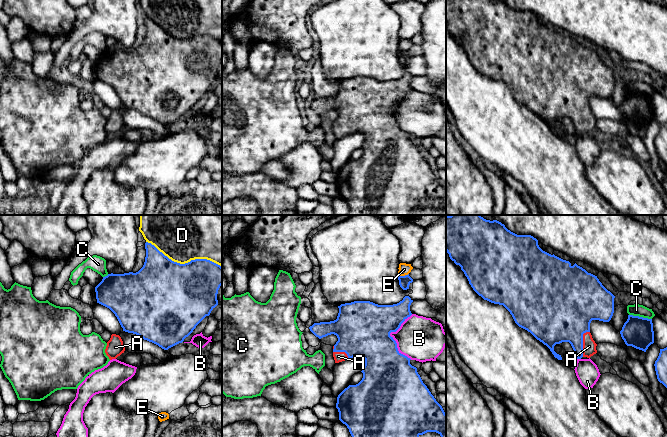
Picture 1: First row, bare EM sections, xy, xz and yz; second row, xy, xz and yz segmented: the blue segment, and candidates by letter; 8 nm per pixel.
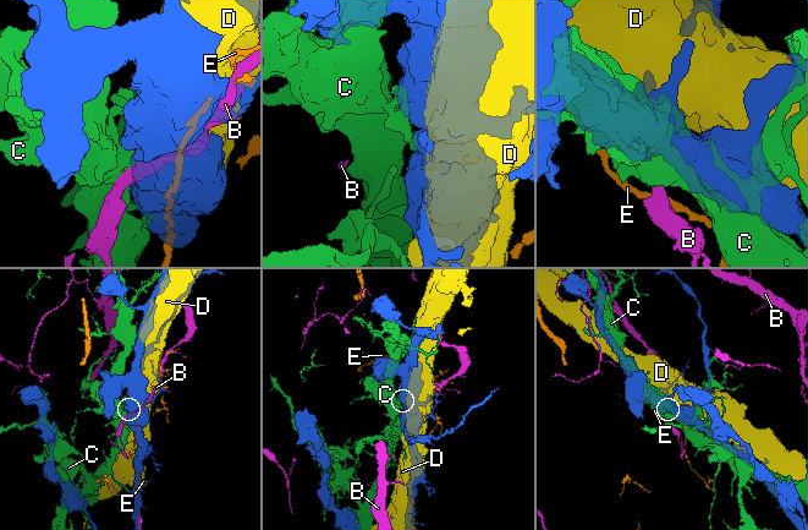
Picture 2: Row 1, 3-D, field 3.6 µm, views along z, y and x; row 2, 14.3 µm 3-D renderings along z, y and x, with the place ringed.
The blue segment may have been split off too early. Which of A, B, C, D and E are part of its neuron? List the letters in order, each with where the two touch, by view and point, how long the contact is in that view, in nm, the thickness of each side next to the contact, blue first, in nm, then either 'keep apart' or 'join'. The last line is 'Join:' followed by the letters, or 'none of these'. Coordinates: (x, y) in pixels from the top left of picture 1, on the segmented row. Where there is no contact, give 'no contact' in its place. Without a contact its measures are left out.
A: yz (582, 342) | 220 nm | 400/110 nm | join
B: xz (390, 336) | 360 nm | 440/360 nm | keep apart
C: yz (640, 317) | 190 nm | 240/100 nm | keep apart
D: xy (185, 263) | 650 nm | 500/460 nm | keep apart
E: xz (403, 276) | 90 nm | 100/100 nm | keep apart
Join: A

